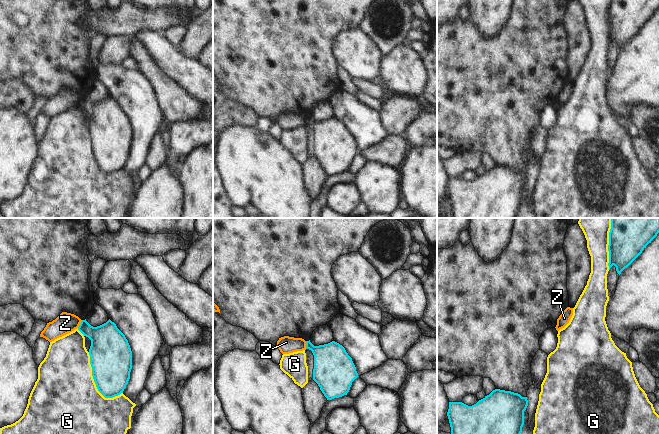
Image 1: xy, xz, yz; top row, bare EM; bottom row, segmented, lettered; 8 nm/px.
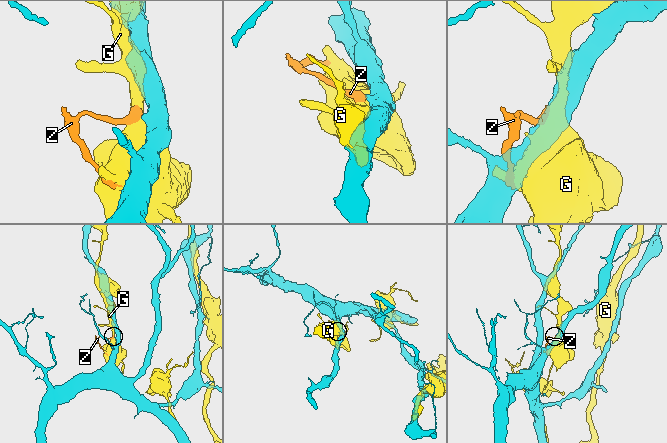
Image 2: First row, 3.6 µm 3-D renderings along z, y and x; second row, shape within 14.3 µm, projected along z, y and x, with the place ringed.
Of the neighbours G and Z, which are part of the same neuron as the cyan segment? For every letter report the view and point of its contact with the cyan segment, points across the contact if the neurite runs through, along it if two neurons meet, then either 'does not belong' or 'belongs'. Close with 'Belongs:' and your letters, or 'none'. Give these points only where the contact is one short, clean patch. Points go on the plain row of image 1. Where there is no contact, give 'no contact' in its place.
G: xy (95, 159) | does not belong
Z: xy (80, 100) | along xy (82, 96), (77, 103) | does not belong
Belongs: none

